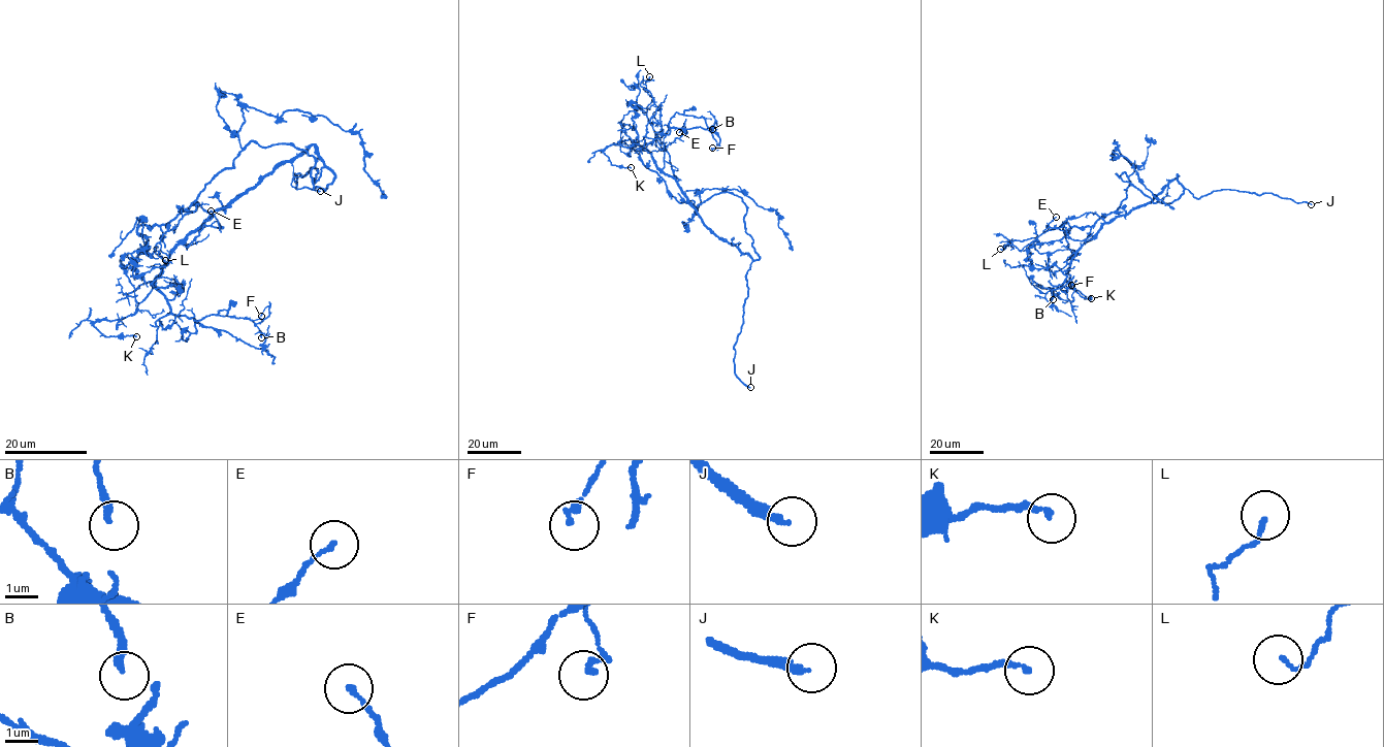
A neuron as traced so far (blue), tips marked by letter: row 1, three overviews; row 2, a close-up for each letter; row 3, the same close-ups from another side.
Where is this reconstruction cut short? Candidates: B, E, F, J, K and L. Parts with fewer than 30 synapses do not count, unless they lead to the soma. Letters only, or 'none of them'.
J

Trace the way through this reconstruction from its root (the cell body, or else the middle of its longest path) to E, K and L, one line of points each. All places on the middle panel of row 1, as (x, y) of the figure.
E: (697, 210), (677, 183), (663, 170), (665, 150), (685, 134), (683, 125), (679, 132)
K: (697, 210), (677, 183), (656, 166), (642, 145), (611, 144), (603, 152), (612, 165), (631, 167)
L: (697, 210), (679, 186), (669, 154), (648, 121), (647, 106), (652, 98), (645, 91), (645, 80), (649, 76)

